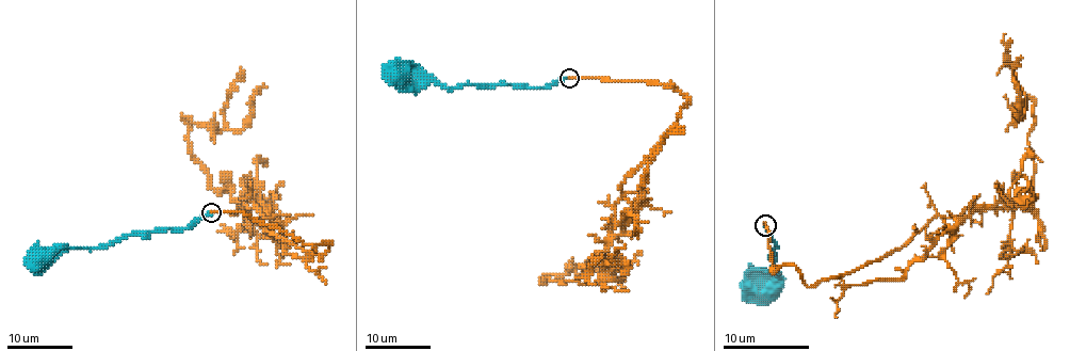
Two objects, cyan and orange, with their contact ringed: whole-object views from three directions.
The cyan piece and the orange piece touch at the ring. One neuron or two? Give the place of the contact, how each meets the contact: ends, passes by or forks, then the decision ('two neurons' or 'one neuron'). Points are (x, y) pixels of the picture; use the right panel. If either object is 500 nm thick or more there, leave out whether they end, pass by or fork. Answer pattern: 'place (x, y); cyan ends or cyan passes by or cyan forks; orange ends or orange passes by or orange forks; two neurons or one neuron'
place (765, 225); cyan ends; orange ends; two neurons

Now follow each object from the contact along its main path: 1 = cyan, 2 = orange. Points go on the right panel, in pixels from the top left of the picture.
1: (765, 224), (776, 243), (772, 266), (779, 270), (767, 270), (757, 276), (757, 287)
2: (765, 224), (774, 266), (815, 287), (935, 218), (1034, 192), (1034, 108), (1019, 116), (1012, 66), (996, 75)

